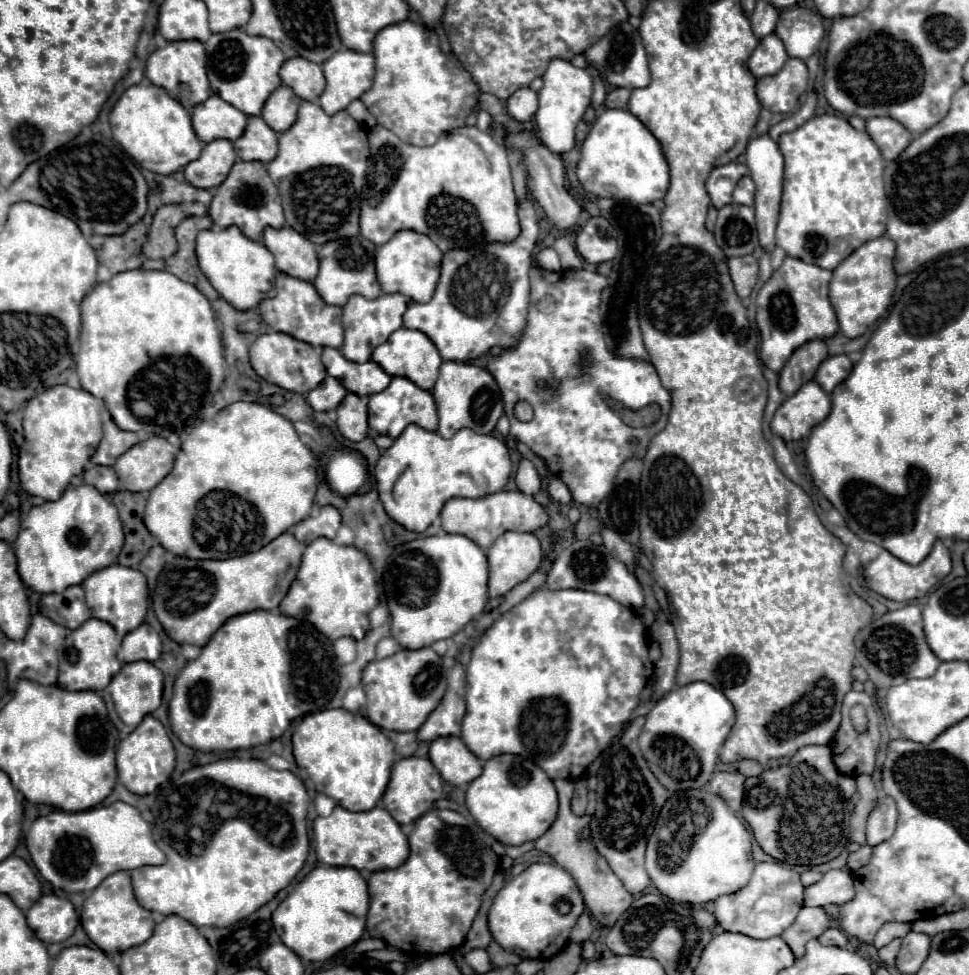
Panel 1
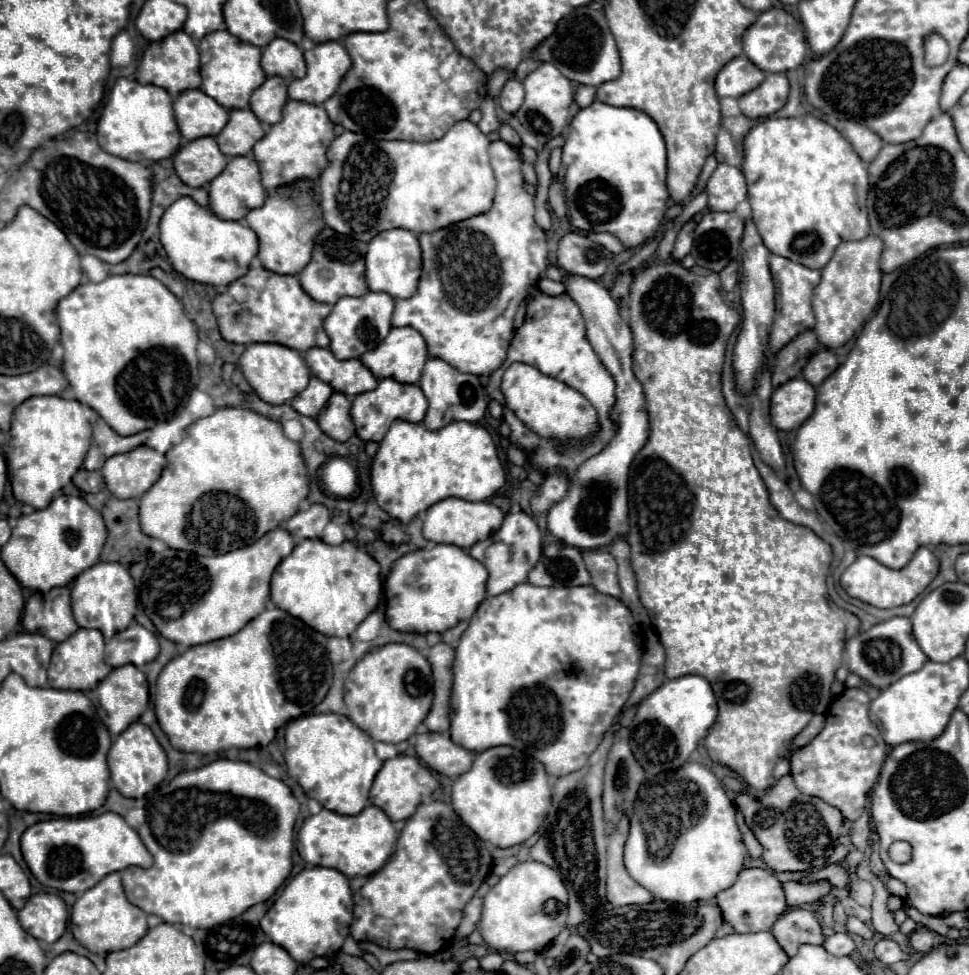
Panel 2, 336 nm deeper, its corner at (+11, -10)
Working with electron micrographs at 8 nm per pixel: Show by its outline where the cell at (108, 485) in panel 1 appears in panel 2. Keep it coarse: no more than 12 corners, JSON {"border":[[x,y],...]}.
{"border":[[80,468],[72,482],[80,490],[96,494],[104,488],[100,470]]}

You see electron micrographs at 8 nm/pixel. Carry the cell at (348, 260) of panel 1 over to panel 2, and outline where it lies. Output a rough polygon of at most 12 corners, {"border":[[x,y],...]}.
{"border":[[324,228],[298,280],[316,302],[368,294],[362,242]]}

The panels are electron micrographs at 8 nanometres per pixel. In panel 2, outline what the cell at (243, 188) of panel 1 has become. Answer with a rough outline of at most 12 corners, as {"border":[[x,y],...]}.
{"border":[[238,156],[210,182],[210,208],[244,220],[268,192],[252,156]]}

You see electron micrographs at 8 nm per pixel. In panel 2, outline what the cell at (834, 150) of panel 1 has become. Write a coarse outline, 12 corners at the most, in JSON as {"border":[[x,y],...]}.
{"border":[[810,114],[744,138],[752,220],[820,270],[867,237],[869,163]]}

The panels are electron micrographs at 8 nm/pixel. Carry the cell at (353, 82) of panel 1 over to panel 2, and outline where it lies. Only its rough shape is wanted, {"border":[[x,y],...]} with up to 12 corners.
{"border":[[340,42],[304,52],[308,72],[288,96],[324,104],[352,68]]}

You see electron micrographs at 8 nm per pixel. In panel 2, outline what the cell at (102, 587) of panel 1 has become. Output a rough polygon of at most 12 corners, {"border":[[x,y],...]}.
{"border":[[98,562],[72,584],[78,626],[106,640],[136,616],[128,568]]}

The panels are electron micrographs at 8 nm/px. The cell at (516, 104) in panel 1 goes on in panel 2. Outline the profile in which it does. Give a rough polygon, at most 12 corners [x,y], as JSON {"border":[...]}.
{"border":[[510,78],[498,100],[504,112],[516,114],[524,86]]}

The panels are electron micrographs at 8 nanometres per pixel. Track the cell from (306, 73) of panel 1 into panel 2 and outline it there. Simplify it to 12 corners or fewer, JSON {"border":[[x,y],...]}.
{"border":[[276,38],[262,52],[266,76],[296,80],[306,62],[296,44]]}

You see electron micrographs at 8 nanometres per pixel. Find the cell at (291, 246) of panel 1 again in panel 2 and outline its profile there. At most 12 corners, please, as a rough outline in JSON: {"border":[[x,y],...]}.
{"border":[[308,182],[284,186],[246,222],[260,264],[294,276],[322,228]]}

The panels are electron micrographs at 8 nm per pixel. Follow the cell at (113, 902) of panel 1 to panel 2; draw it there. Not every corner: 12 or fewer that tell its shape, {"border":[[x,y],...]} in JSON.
{"border":[[112,872],[74,902],[70,930],[108,954],[148,932]]}

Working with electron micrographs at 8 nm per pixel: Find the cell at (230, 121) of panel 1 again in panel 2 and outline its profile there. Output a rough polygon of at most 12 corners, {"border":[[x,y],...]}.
{"border":[[202,90],[174,100],[188,142],[218,136],[230,116]]}

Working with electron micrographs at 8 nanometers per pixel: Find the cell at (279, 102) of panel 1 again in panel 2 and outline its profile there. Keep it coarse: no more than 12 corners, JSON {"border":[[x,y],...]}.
{"border":[[278,76],[252,92],[250,110],[276,124],[288,100],[288,82]]}

